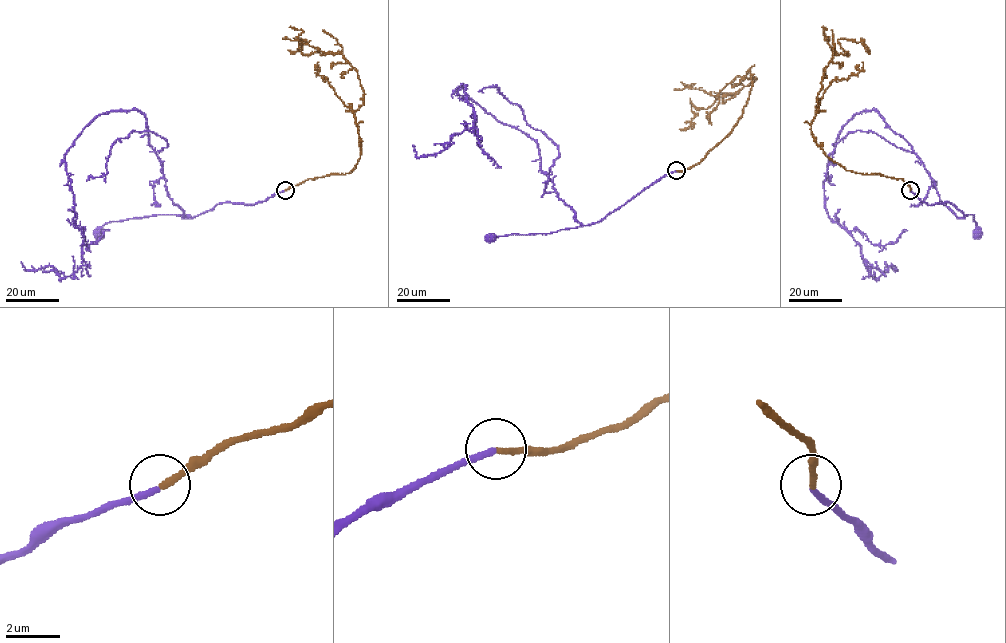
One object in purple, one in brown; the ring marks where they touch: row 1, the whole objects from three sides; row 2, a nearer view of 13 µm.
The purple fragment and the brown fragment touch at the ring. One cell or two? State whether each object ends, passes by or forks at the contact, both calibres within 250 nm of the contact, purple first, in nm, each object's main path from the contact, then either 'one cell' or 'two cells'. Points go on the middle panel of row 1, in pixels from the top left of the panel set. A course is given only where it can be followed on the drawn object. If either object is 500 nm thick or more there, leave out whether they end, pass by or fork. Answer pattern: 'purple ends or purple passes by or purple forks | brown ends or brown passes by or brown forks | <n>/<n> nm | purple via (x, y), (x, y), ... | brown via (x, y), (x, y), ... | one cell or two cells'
purple ends | brown ends | 220/240 nm | purple via (676, 171), (591, 224), (553, 232), (491, 238) | brown via (676, 171), (728, 134), (752, 84), (747, 71), (755, 77), (706, 108), (690, 98), (691, 124), (679, 128) | one cell

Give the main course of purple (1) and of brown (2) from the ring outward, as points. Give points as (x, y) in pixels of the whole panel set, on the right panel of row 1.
1: (910, 191), (929, 205), (951, 203), (964, 217), (972, 214), (977, 232)
2: (910, 190), (901, 179), (846, 170), (811, 130), (823, 72), (834, 53), (848, 53), (838, 40), (868, 49)

